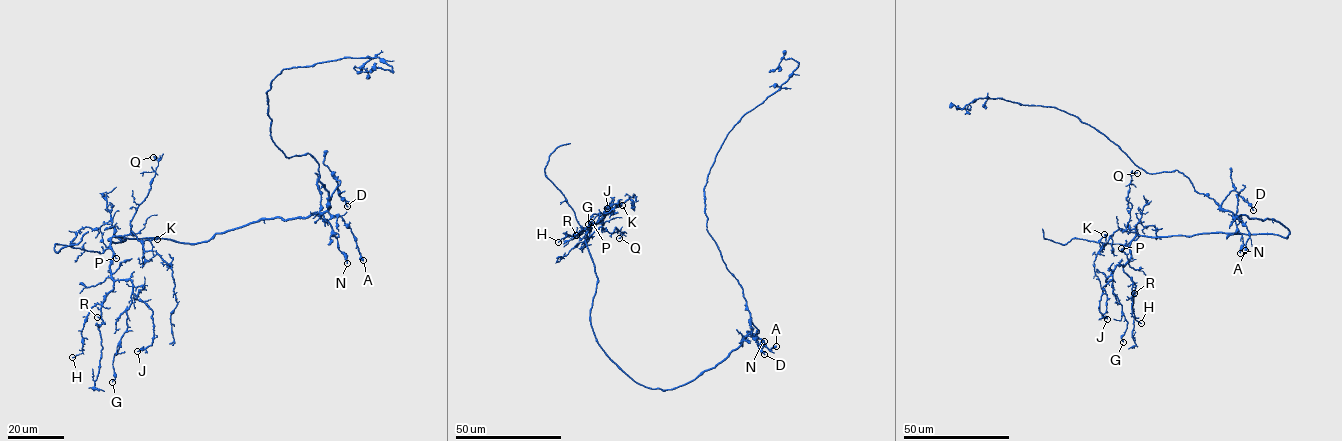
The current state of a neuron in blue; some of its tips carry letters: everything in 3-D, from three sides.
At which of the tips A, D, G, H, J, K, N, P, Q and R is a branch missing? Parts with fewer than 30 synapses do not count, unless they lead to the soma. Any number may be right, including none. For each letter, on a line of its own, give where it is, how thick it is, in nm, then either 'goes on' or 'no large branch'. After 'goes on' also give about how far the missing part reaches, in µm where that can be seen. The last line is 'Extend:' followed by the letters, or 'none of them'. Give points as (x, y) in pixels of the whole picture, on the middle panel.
A: (776, 346) | 550 nm | no large branch
D: (764, 354) | 200 nm | no large branch
G: (588, 224) | 100 nm | no large branch
H: (558, 242) | 110 nm | no large branch
J: (607, 208) | 80 nm | no large branch
K: (622, 205) | 120 nm | no large branch
N: (764, 341) | 200 nm | no large branch
P: (591, 222) | 90 nm | no large branch
Q: (619, 238) | 130 nm | no large branch
R: (576, 235) | 100 nm | no large branch
Extend: none of them

